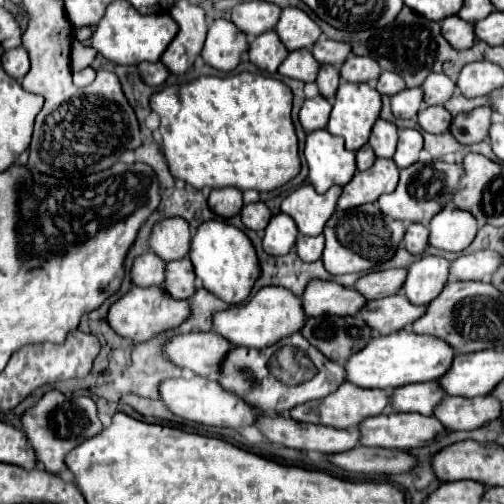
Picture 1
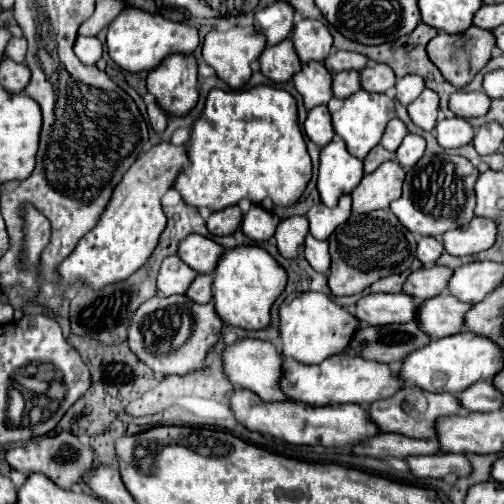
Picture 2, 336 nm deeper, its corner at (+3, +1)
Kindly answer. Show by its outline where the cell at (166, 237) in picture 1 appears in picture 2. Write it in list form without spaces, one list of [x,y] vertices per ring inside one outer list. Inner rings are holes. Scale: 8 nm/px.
[[[190,234],[178,244],[178,256],[196,272],[212,272],[220,254],[222,246],[200,234]]]

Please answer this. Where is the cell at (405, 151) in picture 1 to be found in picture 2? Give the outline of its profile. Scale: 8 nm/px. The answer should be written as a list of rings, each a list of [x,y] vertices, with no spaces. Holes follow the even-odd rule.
[[[408,134],[402,140],[400,148],[396,150],[396,156],[398,156],[398,162],[402,164],[402,168],[408,170],[422,158],[424,150],[426,150],[426,140],[422,136],[418,136],[418,134]]]

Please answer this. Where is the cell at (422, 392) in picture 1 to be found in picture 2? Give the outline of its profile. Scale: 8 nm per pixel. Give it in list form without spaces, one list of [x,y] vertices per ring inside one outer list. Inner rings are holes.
[[[490,380],[468,386],[456,394],[460,406],[468,412],[490,412],[502,408],[502,394],[492,386]]]

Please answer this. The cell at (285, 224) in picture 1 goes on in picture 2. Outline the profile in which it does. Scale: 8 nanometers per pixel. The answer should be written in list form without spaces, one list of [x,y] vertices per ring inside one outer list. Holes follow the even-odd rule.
[[[292,216],[292,218],[282,220],[276,228],[276,234],[274,234],[280,254],[284,258],[300,256],[302,248],[304,248],[304,236],[306,234],[308,234],[306,216]]]

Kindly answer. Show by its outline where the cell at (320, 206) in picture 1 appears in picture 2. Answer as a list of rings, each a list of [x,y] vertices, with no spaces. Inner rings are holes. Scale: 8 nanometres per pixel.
[[[344,194],[334,208],[328,208],[322,202],[312,206],[306,214],[306,218],[310,220],[310,234],[316,240],[326,240],[330,236],[330,232],[334,232],[334,228],[338,228],[338,224],[342,224],[350,218],[350,204],[352,204],[350,194]]]

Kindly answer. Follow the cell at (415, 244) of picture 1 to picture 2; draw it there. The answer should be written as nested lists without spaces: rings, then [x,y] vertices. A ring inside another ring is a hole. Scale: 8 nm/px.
[[[422,236],[416,248],[416,256],[424,266],[434,266],[442,252],[444,252],[444,246],[440,238],[434,238],[434,236]]]

